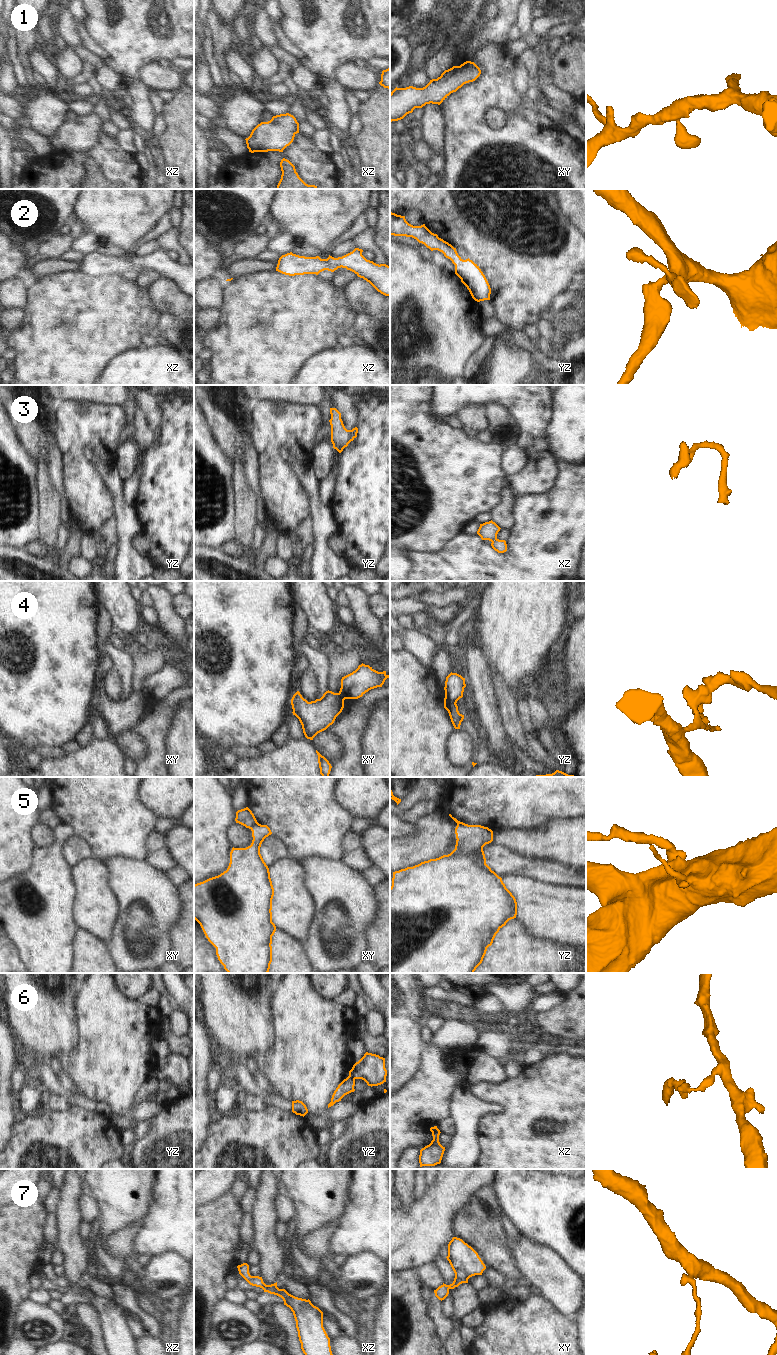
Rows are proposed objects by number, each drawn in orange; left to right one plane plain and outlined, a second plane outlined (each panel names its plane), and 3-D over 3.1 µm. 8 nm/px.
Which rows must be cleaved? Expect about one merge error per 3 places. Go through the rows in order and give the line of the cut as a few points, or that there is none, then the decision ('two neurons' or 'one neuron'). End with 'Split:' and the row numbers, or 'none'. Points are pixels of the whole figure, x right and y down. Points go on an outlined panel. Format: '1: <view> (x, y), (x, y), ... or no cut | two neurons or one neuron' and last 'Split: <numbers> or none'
1: no cut | one neuron
2: no cut | one neuron
3: no cut | one neuron
4: yz (445, 695), (455, 703) | two neurons
5: xy (257, 822), (251, 829) | two neurons
6: yz (348, 1076), (354, 1080) | two neurons
7: no cut | one neuron
Split: 4, 5, 6

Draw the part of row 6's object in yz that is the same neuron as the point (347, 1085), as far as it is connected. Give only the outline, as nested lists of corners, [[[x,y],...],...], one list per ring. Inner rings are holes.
[[[347,1077],[346,1079],[344,1079],[334,1091],[331,1098],[331,1102],[328,1104],[328,1108],[333,1106],[336,1102],[341,1101],[341,1099],[345,1095],[354,1092],[355,1091],[354,1086],[355,1080],[353,1078]]]

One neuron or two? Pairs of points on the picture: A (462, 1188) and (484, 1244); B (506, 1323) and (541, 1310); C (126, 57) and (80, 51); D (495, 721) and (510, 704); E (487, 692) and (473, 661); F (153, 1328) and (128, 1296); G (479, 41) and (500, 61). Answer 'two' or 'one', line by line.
A: two
B: one
C: two
D: two
E: one
F: one
G: two

